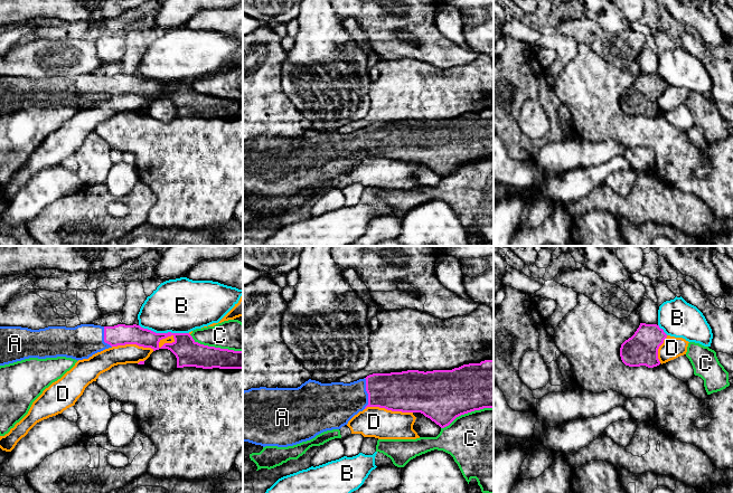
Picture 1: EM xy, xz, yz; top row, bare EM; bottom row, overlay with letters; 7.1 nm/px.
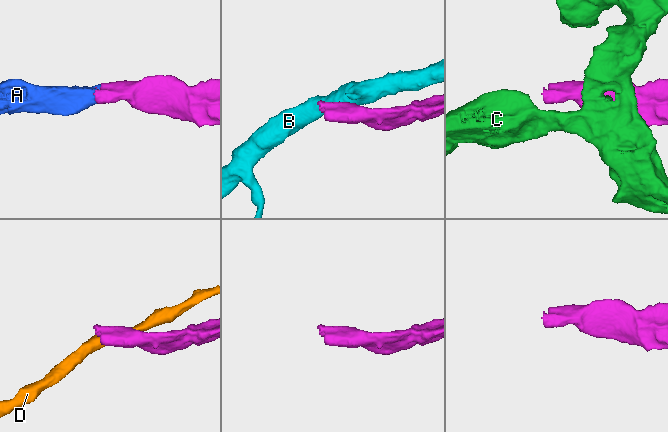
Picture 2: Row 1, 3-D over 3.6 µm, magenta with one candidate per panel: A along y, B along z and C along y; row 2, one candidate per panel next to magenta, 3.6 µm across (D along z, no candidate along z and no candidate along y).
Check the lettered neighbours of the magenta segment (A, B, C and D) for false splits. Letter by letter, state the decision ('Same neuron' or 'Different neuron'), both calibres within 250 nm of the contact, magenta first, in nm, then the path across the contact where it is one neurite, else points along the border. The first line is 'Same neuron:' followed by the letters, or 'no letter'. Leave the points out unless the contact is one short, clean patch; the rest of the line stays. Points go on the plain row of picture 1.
Same neuron: A
A: Same neuron. Thickness 280 nm (magenta) against 320 nm. Path across: xz (402, 141), (367, 142), (335, 153)
B: Different neuron. Thickness 190 nm (magenta) against 400 nm. Boundary: xy (139, 74), (156, 82), (188, 83)
C: Different neuron. Thickness 190 nm (magenta) against 220 nm
D: Different neuron. Thickness 300 nm (magenta) against 220 nm

